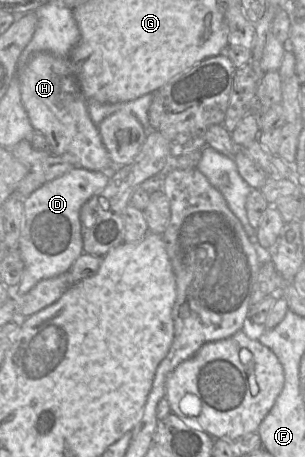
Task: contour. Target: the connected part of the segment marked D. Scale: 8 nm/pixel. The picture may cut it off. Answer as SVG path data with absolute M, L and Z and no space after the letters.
M74 167L64 175L46 182L24 199L19 250L25 267L18 285L19 294L26 294L41 280L69 271L84 253L81 208L92 196L100 193L108 182L109 175L106 172Z

